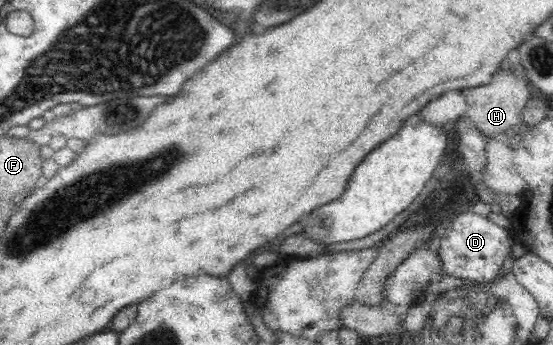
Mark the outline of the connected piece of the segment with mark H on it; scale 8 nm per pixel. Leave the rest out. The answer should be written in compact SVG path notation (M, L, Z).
M499 70L489 83L464 89L462 94L466 101L465 115L475 124L476 129L485 139L503 140L515 131L521 130L523 108L530 95L527 81L515 78L511 70Z

